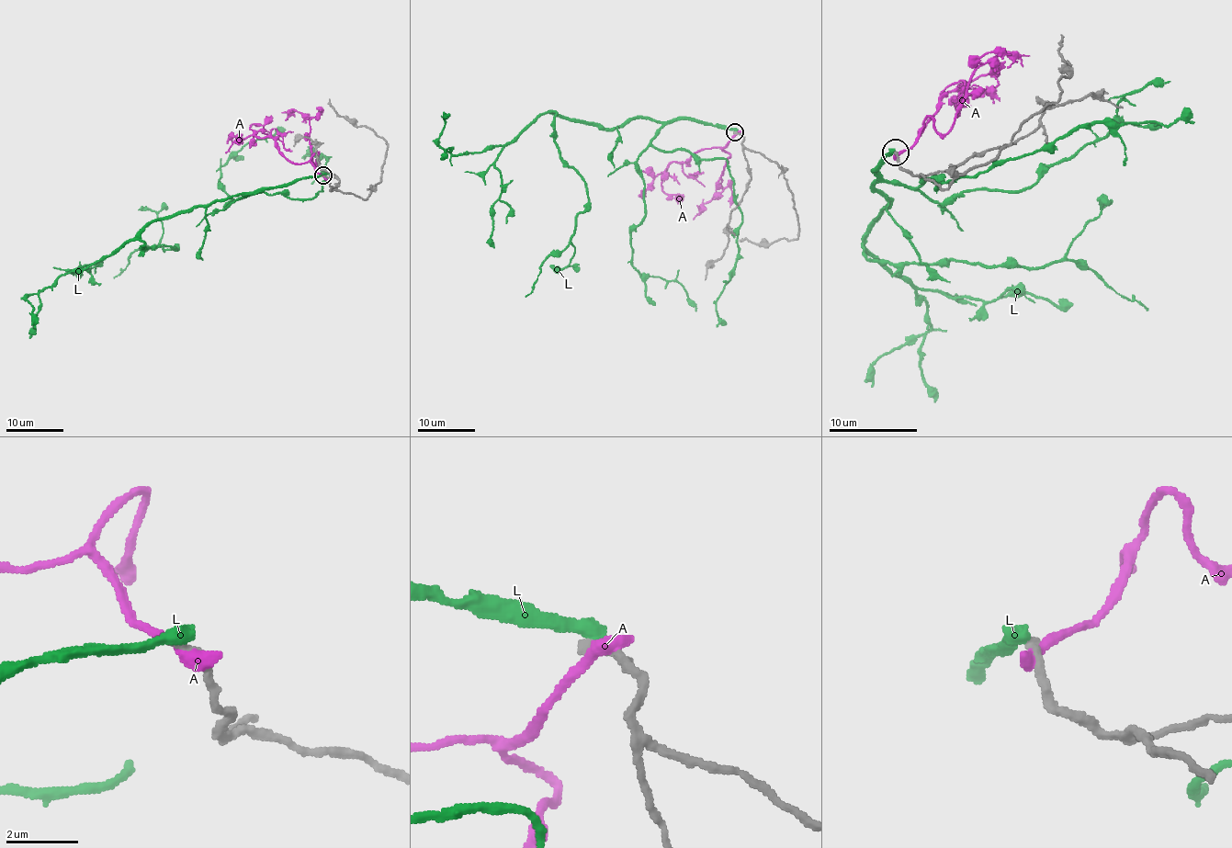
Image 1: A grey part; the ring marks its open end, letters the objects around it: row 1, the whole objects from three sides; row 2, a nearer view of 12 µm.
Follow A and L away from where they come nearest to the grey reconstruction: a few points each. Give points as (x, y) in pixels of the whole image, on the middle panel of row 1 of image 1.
A: (735, 133), (722, 149), (728, 153), (721, 181), (722, 191), (705, 204), (694, 220)
L: (737, 131), (638, 118), (604, 129), (552, 111), (559, 156), (584, 182), (588, 205), (525, 296)

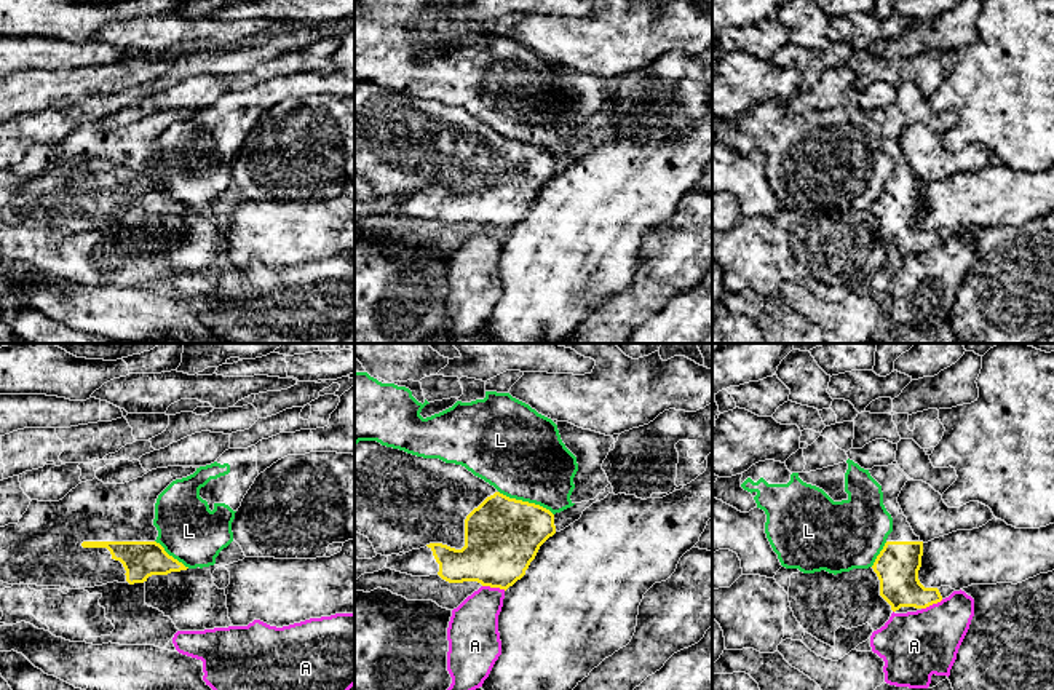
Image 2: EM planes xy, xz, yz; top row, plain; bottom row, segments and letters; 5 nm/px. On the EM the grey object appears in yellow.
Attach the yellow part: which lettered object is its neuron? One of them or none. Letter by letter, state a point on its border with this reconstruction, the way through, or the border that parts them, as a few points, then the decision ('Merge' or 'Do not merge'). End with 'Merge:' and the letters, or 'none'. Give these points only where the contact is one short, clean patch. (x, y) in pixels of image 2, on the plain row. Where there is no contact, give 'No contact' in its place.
A: Touches yellow at xz (494, 229). Do not merge
L: Touches yellow at xz (526, 144). Boundary: xz (499, 133), (510, 139), (538, 146), (553, 157). Do not merge
Merge: none

